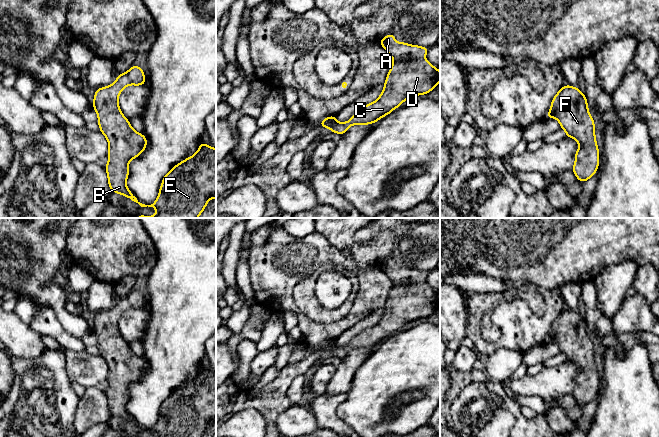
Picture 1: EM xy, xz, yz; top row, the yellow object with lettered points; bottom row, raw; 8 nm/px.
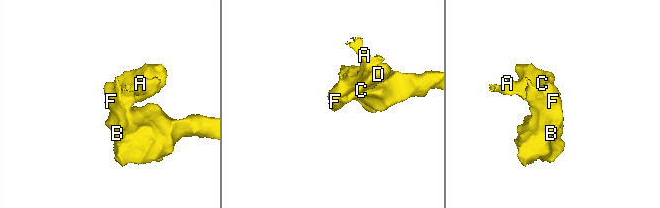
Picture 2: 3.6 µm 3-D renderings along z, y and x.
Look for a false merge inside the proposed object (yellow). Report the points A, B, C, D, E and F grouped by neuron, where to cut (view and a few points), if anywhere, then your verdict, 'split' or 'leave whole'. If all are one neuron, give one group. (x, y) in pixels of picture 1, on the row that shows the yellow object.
groups A B C D E F; cut none; leave whole

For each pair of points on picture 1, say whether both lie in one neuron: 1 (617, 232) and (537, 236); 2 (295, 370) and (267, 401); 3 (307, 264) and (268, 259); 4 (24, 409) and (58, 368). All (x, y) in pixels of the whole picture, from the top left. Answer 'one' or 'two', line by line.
1: one
2: one
3: one
4: one

